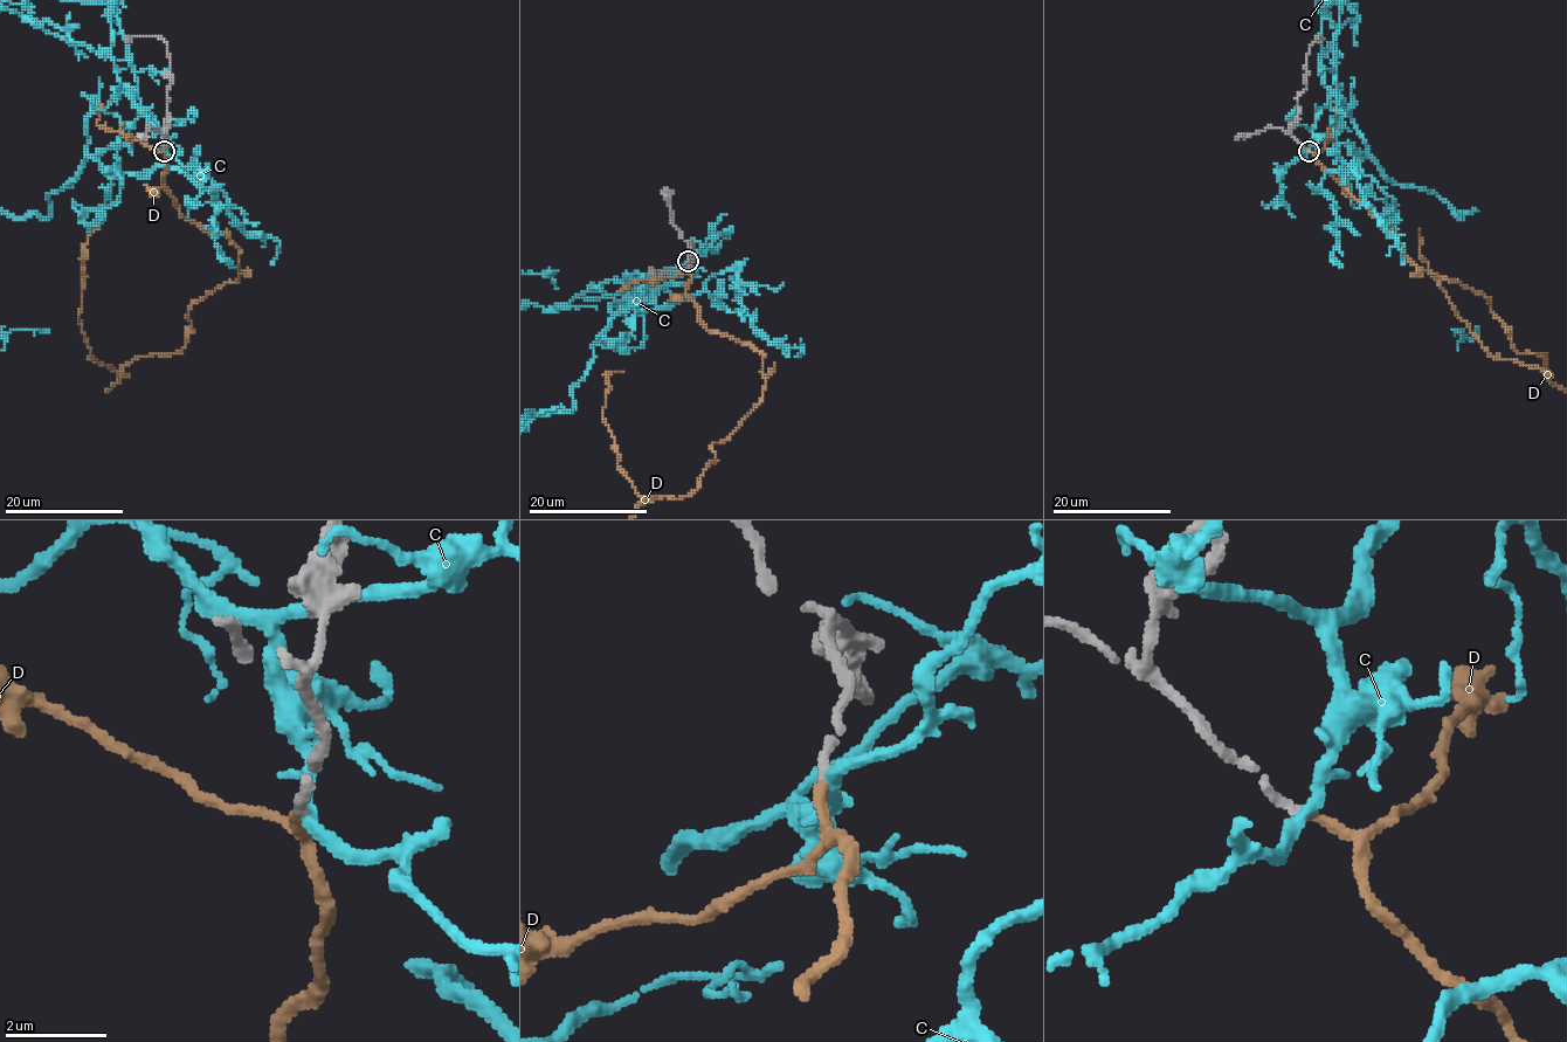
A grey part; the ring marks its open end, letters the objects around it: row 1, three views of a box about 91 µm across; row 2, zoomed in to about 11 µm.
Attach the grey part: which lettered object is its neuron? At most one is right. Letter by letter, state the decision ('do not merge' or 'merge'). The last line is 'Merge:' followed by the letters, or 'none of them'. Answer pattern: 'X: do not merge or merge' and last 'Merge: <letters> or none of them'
C: do not merge
D: merge
Merge: D

